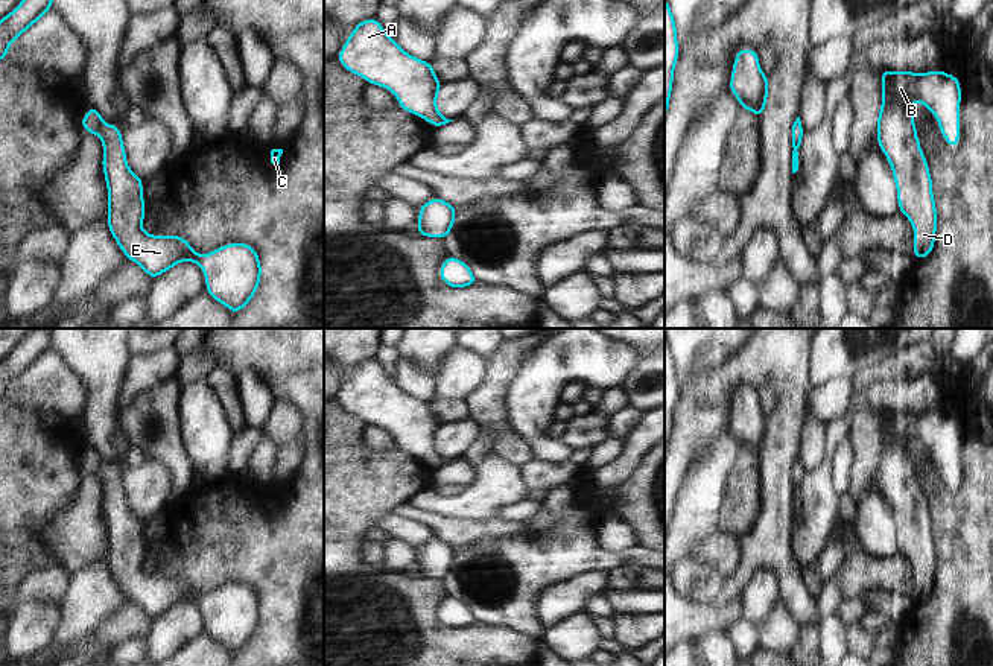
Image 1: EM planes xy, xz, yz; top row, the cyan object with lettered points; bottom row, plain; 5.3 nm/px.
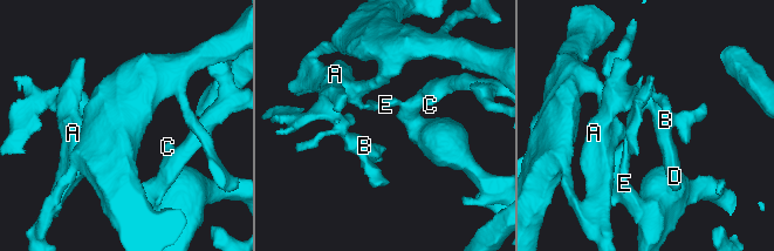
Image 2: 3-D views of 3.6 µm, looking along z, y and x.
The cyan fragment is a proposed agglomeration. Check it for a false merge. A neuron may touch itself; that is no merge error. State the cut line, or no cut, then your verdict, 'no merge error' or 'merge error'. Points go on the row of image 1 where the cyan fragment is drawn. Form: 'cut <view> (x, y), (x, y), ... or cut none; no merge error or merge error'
cut xy (104, 122), (96, 133); merge error

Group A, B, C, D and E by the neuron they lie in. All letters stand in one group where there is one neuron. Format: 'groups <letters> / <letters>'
groups A B D / C E

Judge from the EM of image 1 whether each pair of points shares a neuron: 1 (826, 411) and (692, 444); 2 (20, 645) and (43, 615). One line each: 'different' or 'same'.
1: different
2: same

